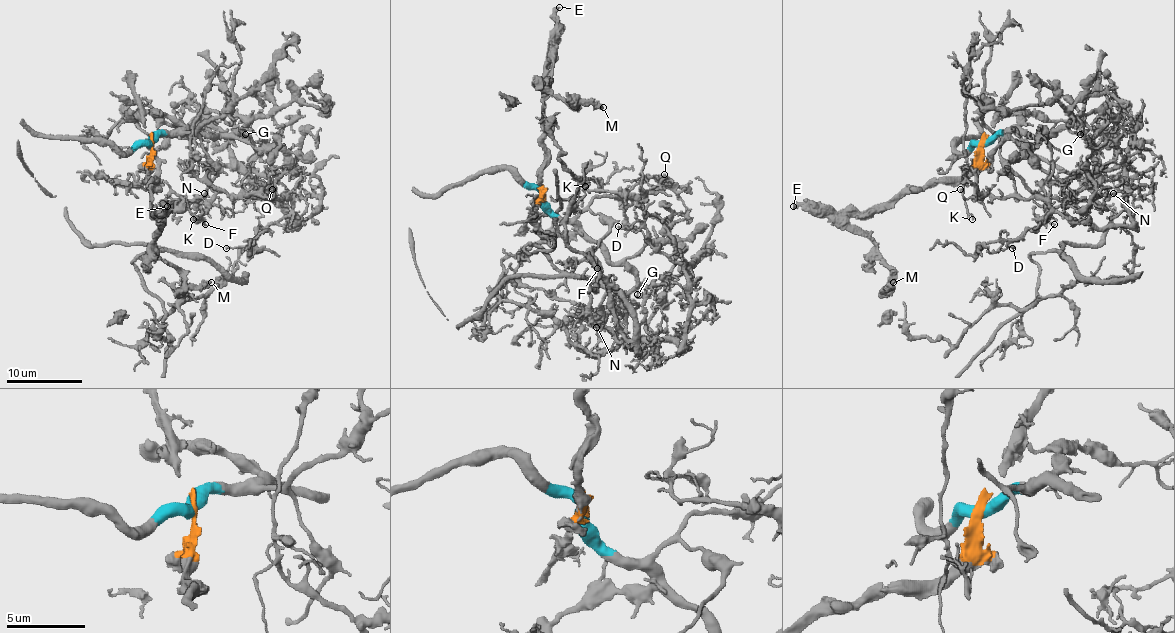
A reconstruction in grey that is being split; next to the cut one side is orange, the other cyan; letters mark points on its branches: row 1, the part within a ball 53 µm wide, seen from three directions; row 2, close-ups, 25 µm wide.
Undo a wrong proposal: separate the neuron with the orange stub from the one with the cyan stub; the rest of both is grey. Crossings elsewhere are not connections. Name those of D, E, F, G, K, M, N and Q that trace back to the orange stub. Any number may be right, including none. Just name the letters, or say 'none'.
E, M

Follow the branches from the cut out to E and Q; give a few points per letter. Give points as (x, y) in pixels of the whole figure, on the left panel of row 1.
E: (153, 144), (153, 163), (147, 174), (153, 180), (151, 210), (164, 212), (164, 205), (168, 206)
Q: (153, 144), (238, 117), (175, 136), (209, 121), (297, 227), (283, 197), (245, 195), (272, 189)

